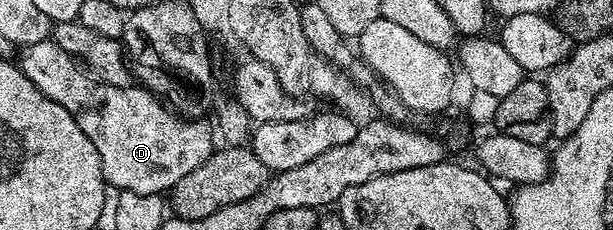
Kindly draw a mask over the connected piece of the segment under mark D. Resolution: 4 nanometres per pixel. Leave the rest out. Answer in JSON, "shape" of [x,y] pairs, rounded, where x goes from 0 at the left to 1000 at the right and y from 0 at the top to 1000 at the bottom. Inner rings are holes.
{"shape":[[[78,165],[75,174],[69,174],[67,183],[54,183],[52,191],[42,196],[36,213],[38,226],[28,248],[28,274],[33,304],[41,322],[41,339],[47,339],[47,357],[54,357],[54,374],[60,374],[60,391],[67,391],[67,409],[73,409],[73,426],[86,426],[86,443],[93,443],[93,461],[106,461],[106,478],[113,478],[113,496],[119,496],[119,513],[126,530],[126,548],[132,548],[132,565],[139,565],[139,583],[145,600],[145,617],[152,617],[152,635],[158,635],[158,670],[165,687],[165,739],[168,743],[168,778],[175,787],[176,804],[181,804],[188,817],[192,817],[197,835],[215,835],[217,843],[250,843],[251,852],[258,852],[261,843],[277,839],[279,822],[285,813],[289,791],[295,791],[295,774],[302,774],[302,757],[308,757],[315,739],[321,739],[321,722],[328,722],[328,704],[334,704],[341,683],[344,683],[344,665],[347,657],[347,630],[344,630],[344,565],[347,583],[347,557],[336,517],[331,513],[300,513],[292,500],[290,487],[281,478],[261,422],[254,417],[250,400],[241,400],[238,383],[232,374],[209,374],[206,383],[199,383],[197,374],[184,374],[183,365],[171,365],[165,348],[157,348],[153,330],[147,326],[144,300],[140,291],[132,287],[131,265],[124,257],[121,243],[114,243],[106,217],[100,217],[100,200],[93,200],[88,183],[88,170]]]}

